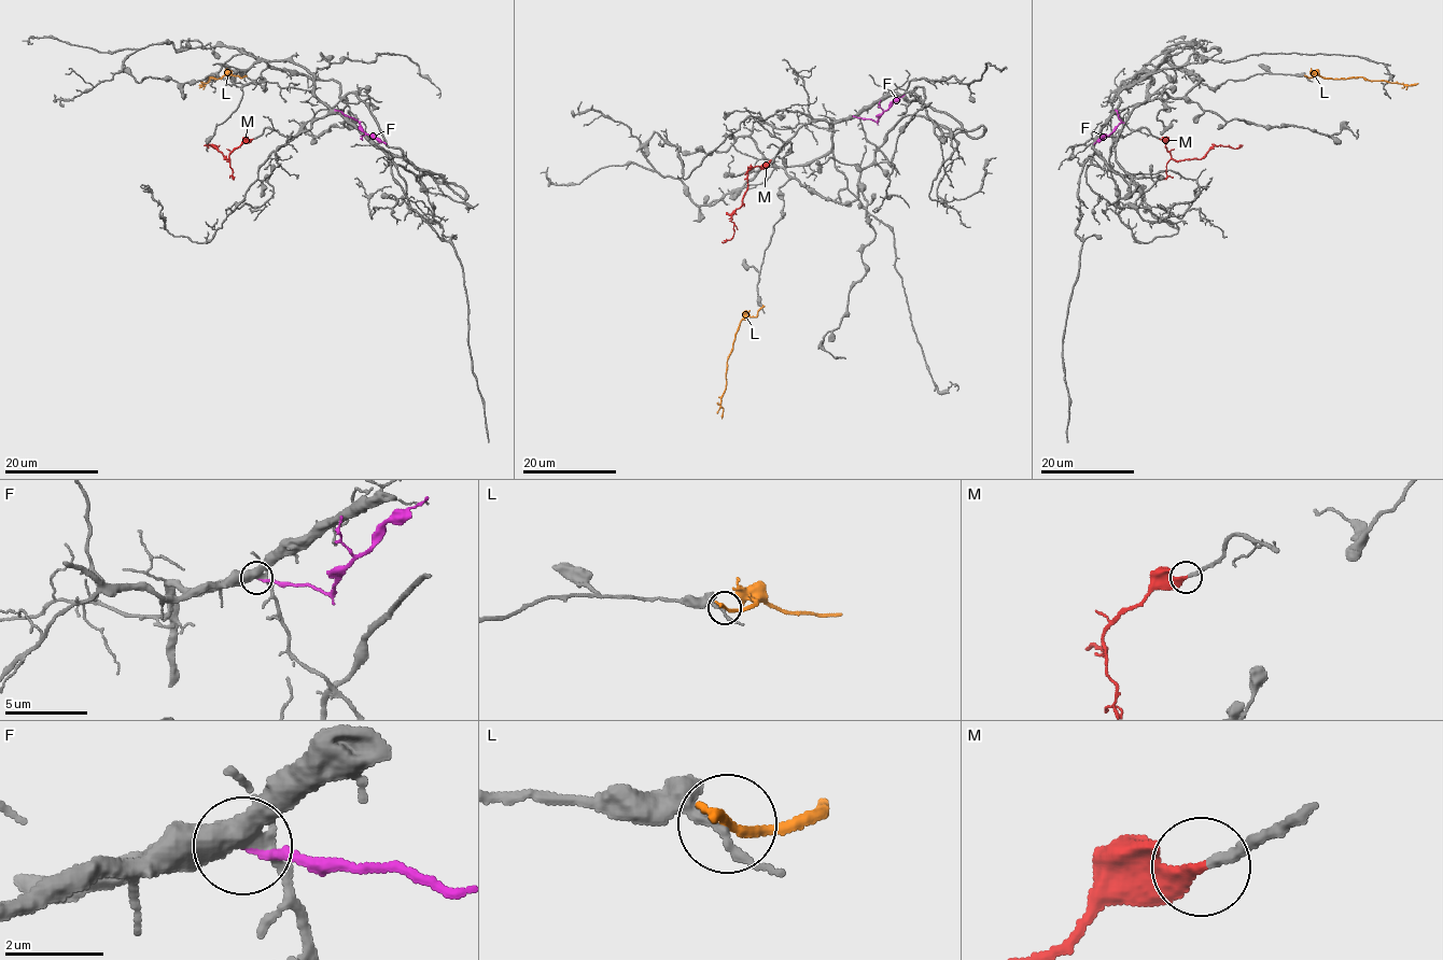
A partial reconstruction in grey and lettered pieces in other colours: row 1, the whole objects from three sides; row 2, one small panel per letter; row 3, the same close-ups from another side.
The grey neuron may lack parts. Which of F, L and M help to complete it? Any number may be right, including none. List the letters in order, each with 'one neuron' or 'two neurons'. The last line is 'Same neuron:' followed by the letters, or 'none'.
F: two neurons
L: two neurons
M: one neuron
Same neuron: M

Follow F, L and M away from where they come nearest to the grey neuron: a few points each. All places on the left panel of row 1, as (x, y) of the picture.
F: (337, 110), (355, 118), (366, 133), (387, 144)
L: (244, 76), (209, 78), (204, 83)
M: (252, 139), (234, 150), (229, 160), (212, 145), (216, 146), (204, 145)

